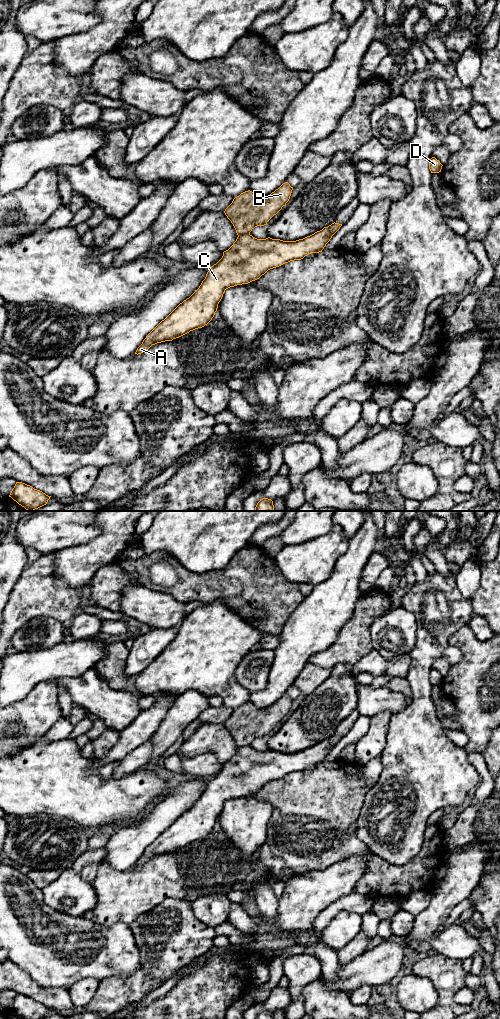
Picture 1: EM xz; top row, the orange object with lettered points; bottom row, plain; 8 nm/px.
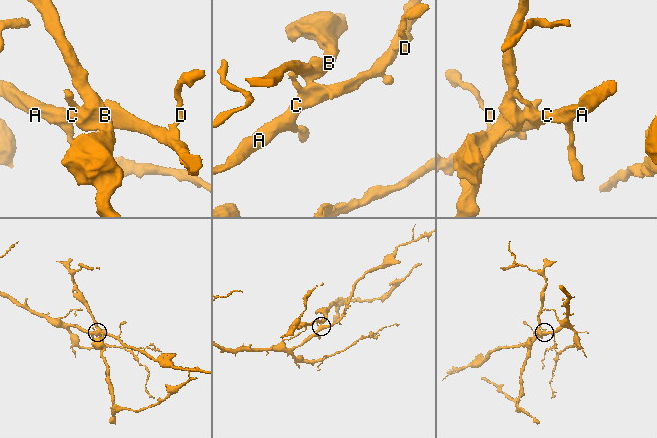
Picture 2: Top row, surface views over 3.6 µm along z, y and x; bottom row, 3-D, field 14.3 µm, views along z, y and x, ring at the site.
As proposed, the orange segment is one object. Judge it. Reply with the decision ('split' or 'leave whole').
split

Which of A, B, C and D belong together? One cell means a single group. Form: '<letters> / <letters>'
A C D / B

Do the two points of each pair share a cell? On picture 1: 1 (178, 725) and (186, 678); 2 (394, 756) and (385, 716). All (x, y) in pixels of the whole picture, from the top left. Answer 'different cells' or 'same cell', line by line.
1: different cells
2: different cells

